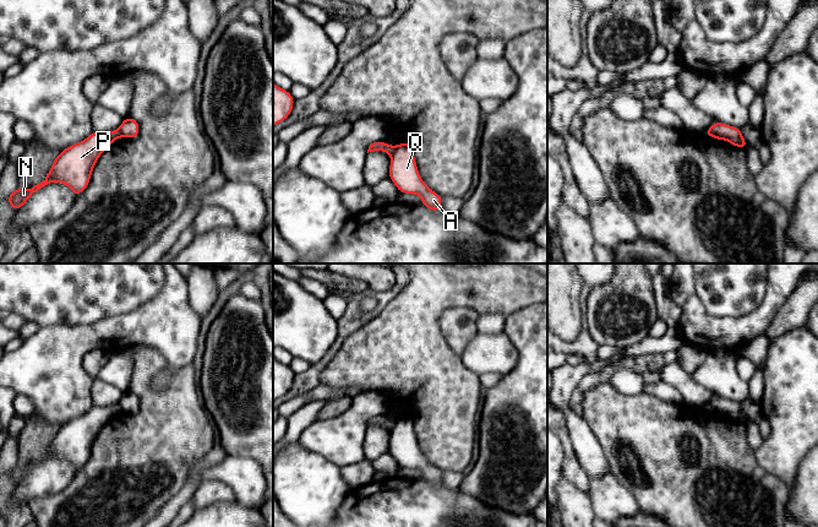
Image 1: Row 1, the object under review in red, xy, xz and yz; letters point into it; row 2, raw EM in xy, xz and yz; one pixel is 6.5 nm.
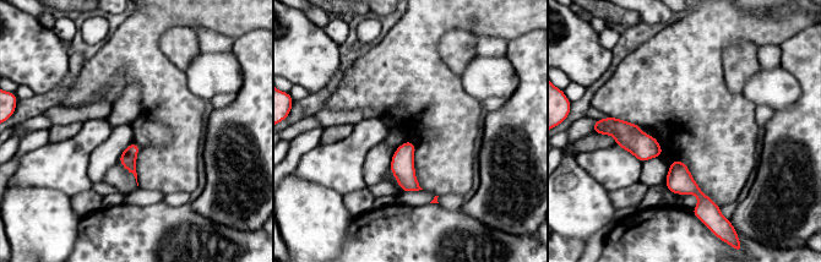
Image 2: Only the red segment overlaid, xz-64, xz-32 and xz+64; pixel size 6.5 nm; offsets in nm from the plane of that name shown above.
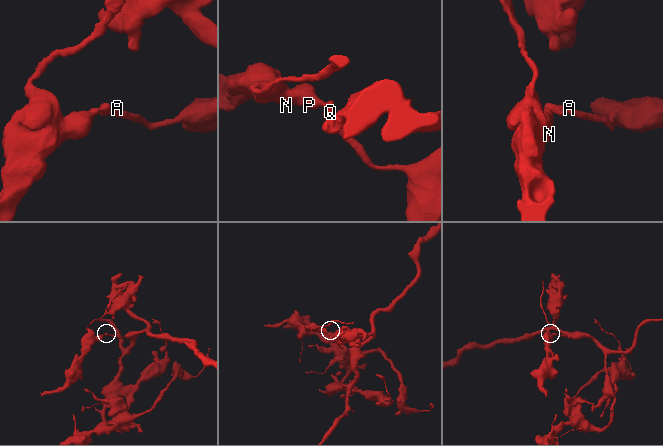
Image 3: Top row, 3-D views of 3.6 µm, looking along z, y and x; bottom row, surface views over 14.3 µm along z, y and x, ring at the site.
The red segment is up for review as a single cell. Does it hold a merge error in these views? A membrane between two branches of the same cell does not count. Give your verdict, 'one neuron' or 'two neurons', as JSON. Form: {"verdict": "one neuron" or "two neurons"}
{"verdict": "two neurons"}

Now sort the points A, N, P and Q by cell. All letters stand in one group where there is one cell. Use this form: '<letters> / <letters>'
A Q / N P

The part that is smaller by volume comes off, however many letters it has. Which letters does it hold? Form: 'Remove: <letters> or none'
Remove: N, P

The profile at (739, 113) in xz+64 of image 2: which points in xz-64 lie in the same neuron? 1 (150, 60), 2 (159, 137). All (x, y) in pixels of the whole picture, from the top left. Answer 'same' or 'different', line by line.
1: same
2: different

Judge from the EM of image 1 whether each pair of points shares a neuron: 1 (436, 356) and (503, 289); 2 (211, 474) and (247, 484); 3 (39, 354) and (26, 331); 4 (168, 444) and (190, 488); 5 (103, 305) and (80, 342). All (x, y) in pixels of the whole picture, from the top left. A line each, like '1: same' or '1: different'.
1: same
2: same
3: different
4: different
5: different

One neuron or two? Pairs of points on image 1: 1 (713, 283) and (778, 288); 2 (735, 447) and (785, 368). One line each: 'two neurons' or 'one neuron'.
1: two neurons
2: two neurons

